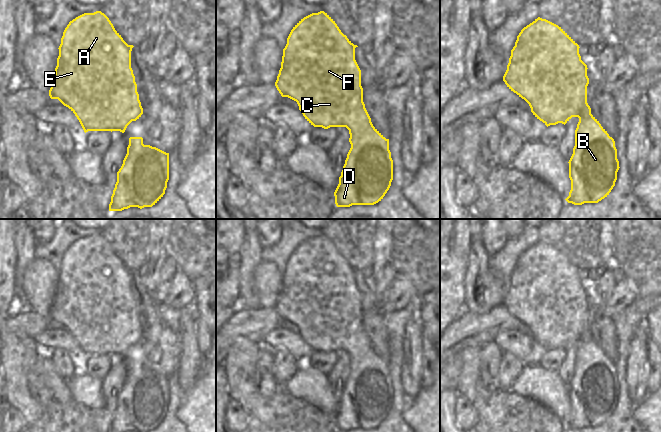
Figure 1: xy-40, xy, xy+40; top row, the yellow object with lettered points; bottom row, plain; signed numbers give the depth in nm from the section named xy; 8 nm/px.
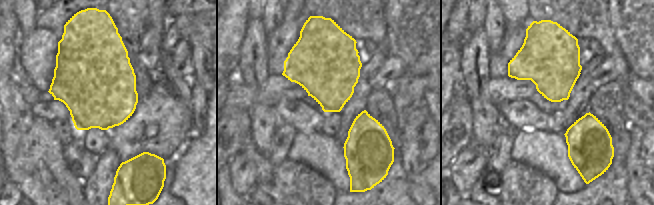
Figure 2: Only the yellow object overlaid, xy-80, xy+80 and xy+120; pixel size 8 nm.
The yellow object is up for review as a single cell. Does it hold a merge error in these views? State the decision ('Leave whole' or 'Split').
Leave whole

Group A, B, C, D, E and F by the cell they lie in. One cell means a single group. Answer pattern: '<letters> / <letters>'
A B C D E F

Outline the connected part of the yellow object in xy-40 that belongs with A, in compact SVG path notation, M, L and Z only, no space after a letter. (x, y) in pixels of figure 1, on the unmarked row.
M101 235L84 237L70 245L65 252L58 272L59 280L49 320L51 323L58 323L75 338L85 357L88 355L120 355L124 357L127 350L143 338L135 300L131 292L133 271L123 264L109 242Z

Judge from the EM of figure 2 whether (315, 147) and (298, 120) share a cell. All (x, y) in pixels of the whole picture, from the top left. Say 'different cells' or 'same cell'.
different cells

